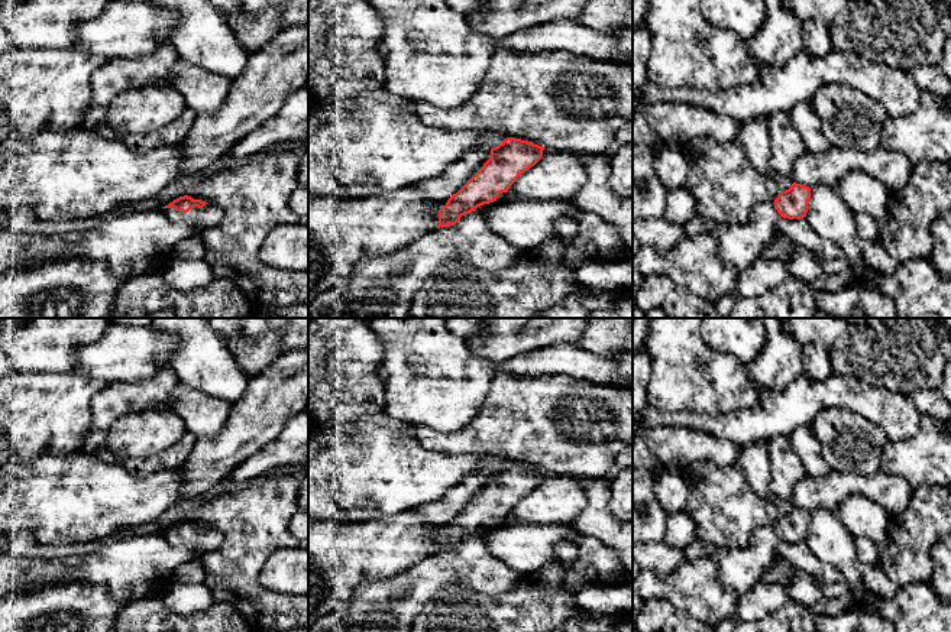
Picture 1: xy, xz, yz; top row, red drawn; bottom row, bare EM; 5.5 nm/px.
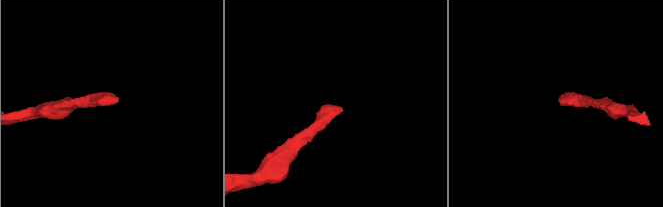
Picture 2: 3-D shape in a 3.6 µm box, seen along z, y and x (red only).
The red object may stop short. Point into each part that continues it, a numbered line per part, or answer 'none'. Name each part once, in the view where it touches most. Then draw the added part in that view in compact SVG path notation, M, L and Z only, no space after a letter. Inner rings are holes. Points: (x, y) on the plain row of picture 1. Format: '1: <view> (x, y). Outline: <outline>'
1: xy (203, 543). Outline: M206 528L203 532L194 531L188 537L174 532L164 532L164 537L171 544L188 544L194 548L195 558L201 561L213 548L221 544L223 534L214 528Z

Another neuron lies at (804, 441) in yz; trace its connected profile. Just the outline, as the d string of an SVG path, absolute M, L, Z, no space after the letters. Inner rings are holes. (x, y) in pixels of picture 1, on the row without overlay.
M811 425L799 427L789 438L806 470L806 474L818 479L829 473L829 464L824 460L822 447L811 430Z

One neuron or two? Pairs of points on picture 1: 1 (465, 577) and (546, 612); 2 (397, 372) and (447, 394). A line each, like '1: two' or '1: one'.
1: two
2: one

